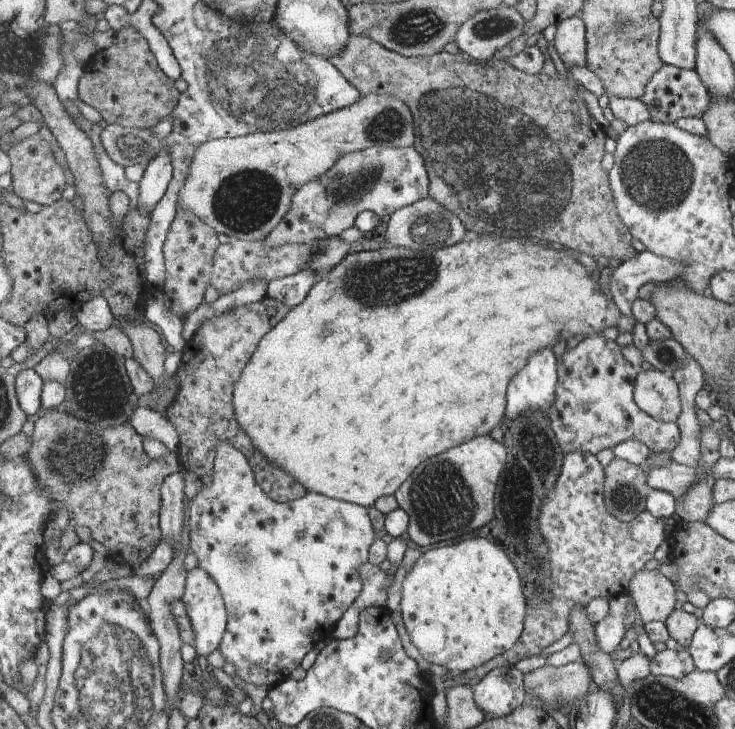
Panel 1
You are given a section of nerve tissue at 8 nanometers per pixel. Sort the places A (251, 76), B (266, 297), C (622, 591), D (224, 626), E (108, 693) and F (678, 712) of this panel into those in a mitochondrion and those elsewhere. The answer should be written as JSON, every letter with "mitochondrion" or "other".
{"A":"mitochondrion","B":"other","C":"other","D":"other","E":"mitochondrion","F":"mitochondrion"}

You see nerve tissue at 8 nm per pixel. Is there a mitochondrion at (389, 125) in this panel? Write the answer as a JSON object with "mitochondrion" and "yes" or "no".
{"mitochondrion":"yes"}

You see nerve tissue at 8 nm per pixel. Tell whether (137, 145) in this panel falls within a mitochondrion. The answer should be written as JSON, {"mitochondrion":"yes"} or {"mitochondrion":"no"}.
{"mitochondrion":"yes"}

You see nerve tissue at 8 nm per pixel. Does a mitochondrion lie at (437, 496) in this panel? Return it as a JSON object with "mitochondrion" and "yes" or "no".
{"mitochondrion":"yes"}

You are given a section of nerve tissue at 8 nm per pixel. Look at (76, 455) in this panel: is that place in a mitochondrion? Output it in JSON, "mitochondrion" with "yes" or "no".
{"mitochondrion":"yes"}

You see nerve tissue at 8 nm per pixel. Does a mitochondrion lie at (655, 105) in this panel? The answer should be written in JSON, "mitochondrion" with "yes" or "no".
{"mitochondrion":"no"}

